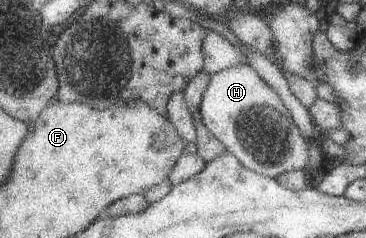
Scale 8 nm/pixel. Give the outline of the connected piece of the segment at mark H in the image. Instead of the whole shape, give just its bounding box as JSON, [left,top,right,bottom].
[200,64,311,177]

